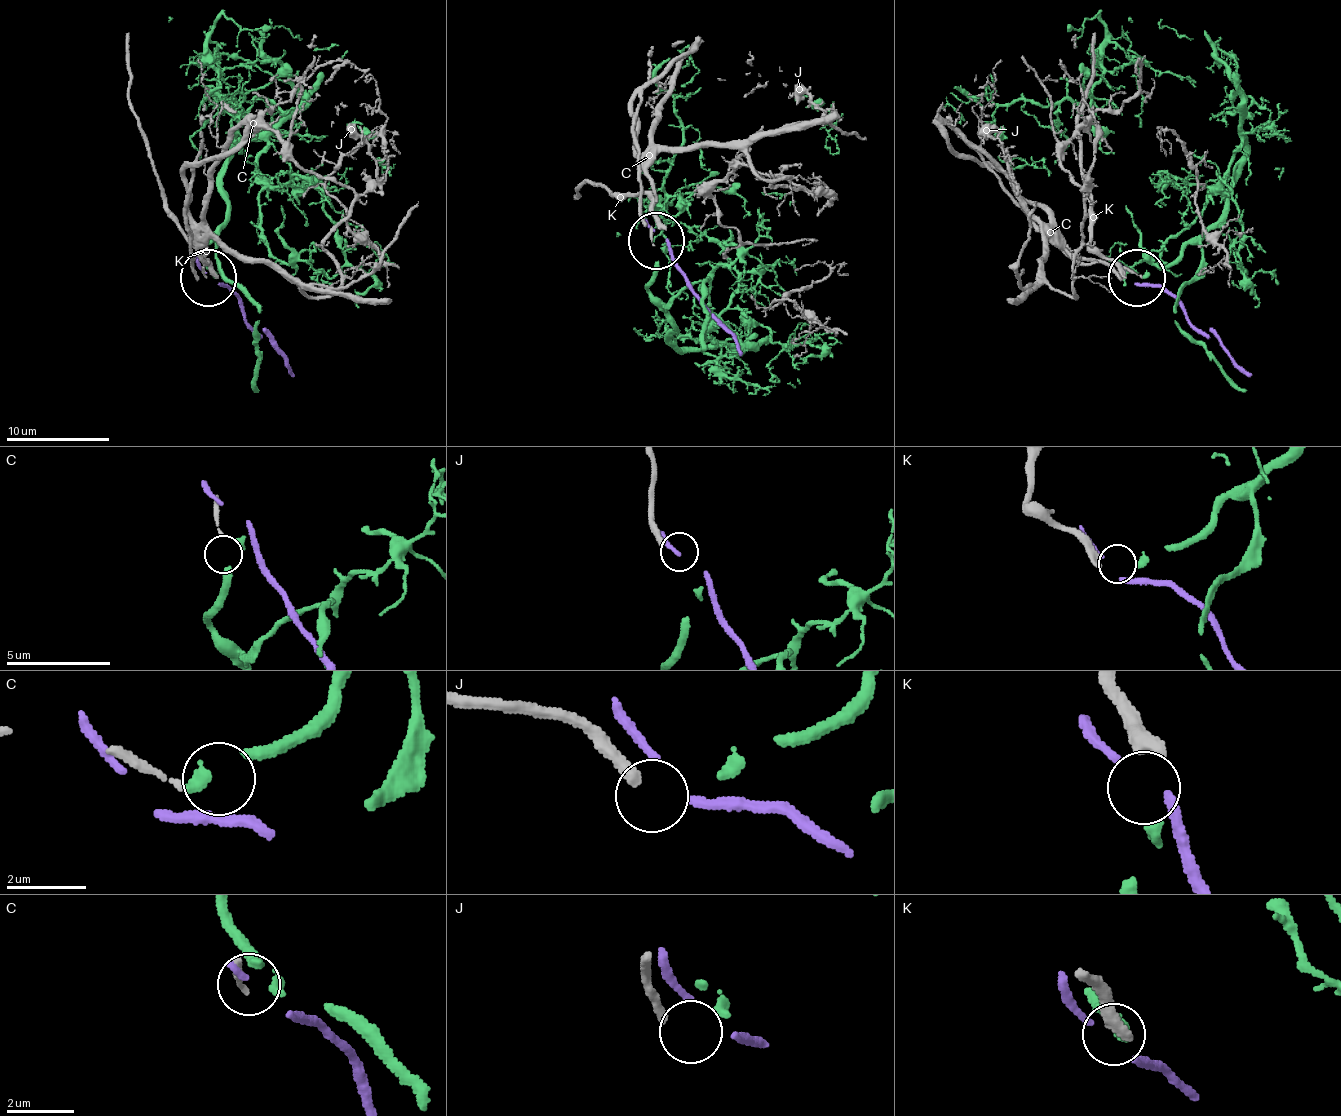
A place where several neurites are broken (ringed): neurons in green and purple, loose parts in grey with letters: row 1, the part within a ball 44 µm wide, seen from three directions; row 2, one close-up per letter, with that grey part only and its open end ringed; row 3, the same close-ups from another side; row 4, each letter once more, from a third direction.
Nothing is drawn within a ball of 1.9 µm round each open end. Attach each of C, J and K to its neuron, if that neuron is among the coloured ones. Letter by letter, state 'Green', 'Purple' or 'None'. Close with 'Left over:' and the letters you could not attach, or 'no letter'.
C: None
J: None
K: Green
Left over: C, J

